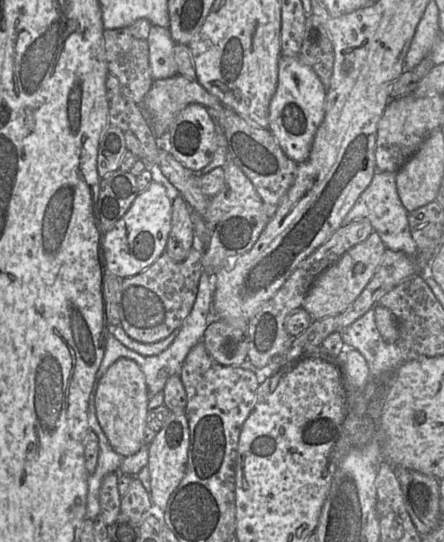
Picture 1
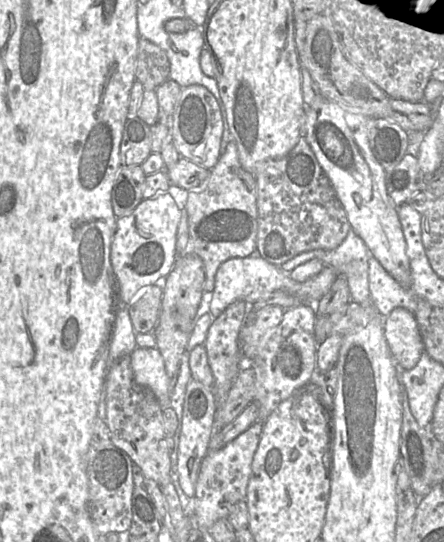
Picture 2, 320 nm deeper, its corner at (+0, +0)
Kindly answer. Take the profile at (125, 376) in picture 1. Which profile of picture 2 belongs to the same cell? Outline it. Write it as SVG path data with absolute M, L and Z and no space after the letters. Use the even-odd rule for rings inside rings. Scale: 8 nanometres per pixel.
M136 347L130 354L130 360L135 382L150 389L162 409L170 407L168 376L163 356L157 347Z

